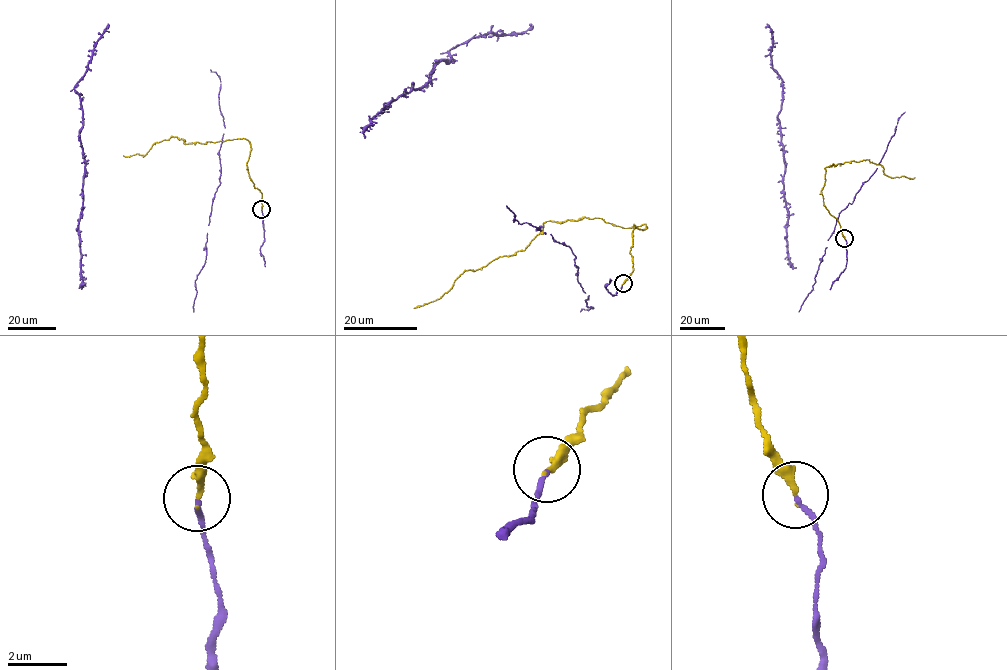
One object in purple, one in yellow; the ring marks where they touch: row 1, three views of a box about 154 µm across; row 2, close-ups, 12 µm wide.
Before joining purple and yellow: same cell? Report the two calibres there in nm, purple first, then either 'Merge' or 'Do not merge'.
Thickness 150 nm (purple) against 240 nm. Merge

